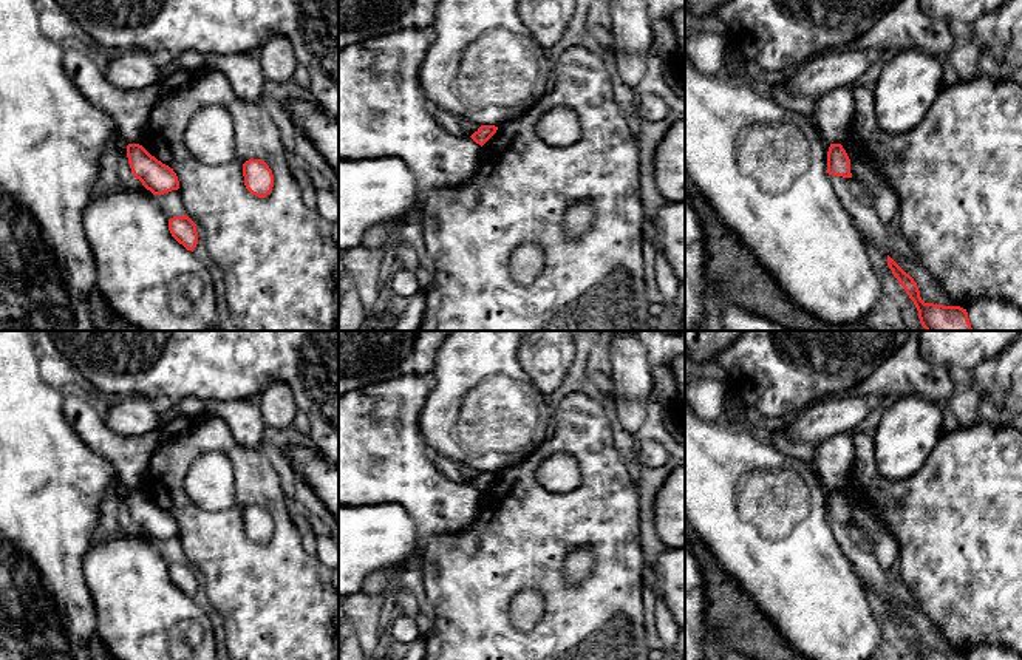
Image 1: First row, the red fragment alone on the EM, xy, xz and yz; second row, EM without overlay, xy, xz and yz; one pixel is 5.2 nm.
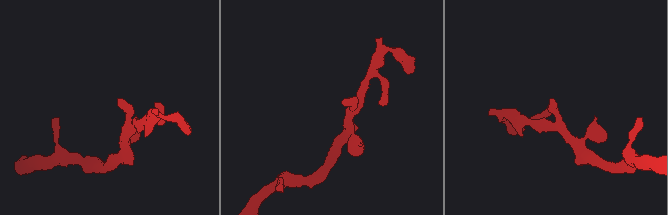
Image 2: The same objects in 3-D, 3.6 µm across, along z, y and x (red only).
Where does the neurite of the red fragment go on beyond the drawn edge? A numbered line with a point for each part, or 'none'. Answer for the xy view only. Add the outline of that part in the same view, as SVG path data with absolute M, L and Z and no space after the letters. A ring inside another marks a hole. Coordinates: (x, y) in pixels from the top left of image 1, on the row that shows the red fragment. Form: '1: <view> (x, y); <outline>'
none

